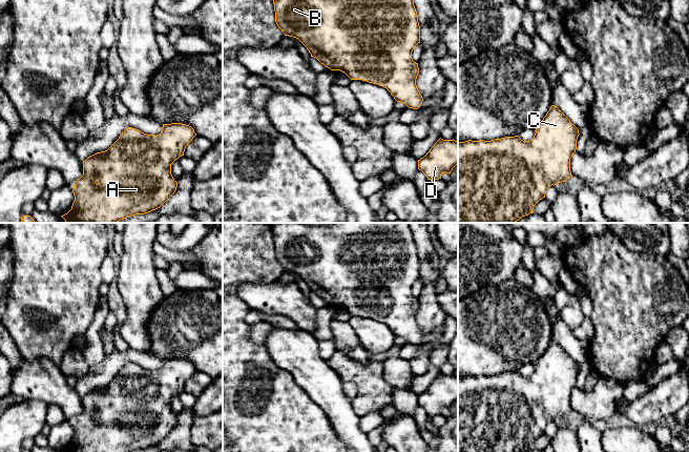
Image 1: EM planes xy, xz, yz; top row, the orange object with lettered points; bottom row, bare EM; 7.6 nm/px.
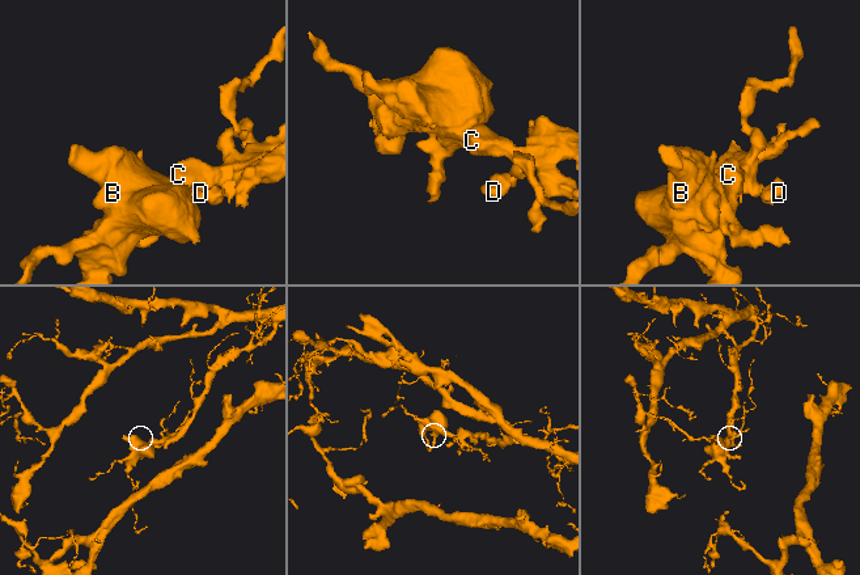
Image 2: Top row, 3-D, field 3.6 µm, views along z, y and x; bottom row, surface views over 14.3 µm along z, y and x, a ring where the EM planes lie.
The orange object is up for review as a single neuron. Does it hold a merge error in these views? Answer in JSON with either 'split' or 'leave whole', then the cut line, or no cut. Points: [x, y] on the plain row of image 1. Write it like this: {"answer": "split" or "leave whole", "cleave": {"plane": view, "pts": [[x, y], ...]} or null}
{"answer": "leave whole", "cleave": null}

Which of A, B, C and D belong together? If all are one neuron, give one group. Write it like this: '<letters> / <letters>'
A B C D

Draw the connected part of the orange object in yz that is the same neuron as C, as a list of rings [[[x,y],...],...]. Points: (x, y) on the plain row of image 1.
[[[551,341],[543,355],[535,363],[536,369],[530,376],[523,376],[519,371],[505,372],[490,376],[465,376],[458,377],[458,452],[525,452],[533,449],[535,440],[545,433],[549,422],[565,417],[572,412],[570,407],[570,394],[577,385],[579,365],[555,341]]]

